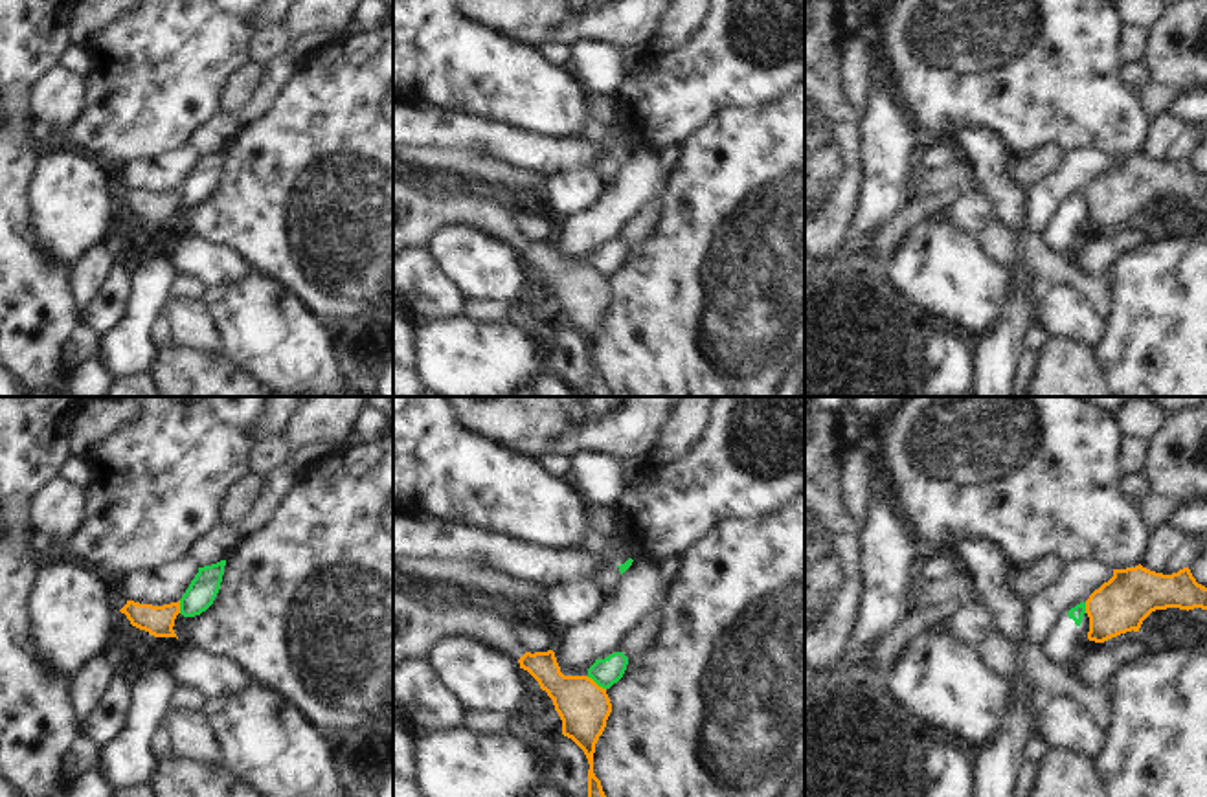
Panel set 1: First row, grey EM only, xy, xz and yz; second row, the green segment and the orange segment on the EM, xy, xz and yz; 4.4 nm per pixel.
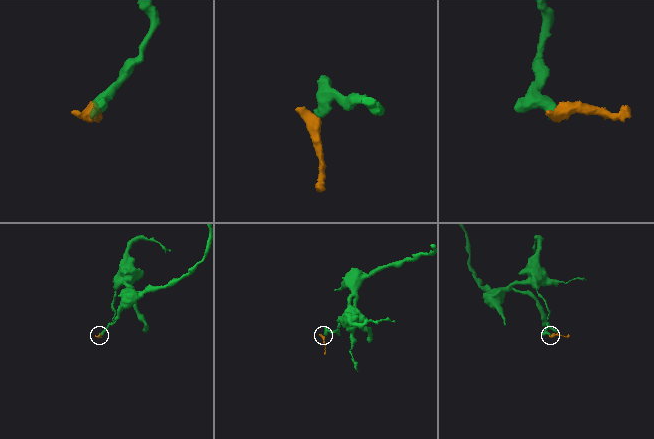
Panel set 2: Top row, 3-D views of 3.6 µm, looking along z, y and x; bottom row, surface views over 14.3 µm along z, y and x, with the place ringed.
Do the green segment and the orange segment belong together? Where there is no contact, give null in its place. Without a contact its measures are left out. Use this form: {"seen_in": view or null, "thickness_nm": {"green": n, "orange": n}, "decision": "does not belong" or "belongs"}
{"seen_in": "xz", "thickness_nm": {"green": 120, "orange": 220}, "decision": "does not belong"}

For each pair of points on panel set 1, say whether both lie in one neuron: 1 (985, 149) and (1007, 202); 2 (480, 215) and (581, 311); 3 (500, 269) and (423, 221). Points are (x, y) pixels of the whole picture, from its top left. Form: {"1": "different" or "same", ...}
{"1": "same", "2": "same", "3": "different"}

